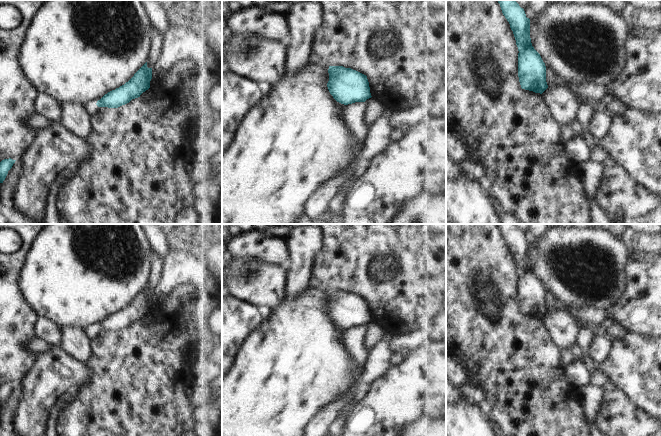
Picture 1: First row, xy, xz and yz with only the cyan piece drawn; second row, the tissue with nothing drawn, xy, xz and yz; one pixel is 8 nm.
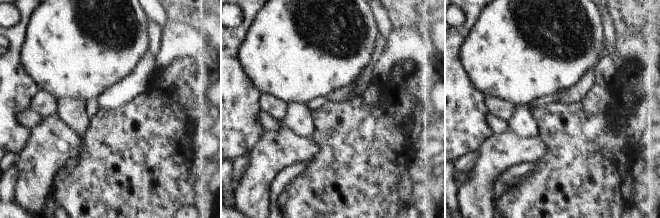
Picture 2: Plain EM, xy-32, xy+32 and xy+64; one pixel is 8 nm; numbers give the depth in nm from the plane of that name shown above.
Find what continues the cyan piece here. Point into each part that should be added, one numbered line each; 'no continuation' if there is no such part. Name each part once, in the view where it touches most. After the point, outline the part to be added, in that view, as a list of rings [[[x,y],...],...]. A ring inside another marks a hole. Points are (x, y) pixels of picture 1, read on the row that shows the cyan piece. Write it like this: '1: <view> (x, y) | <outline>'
no continuation

